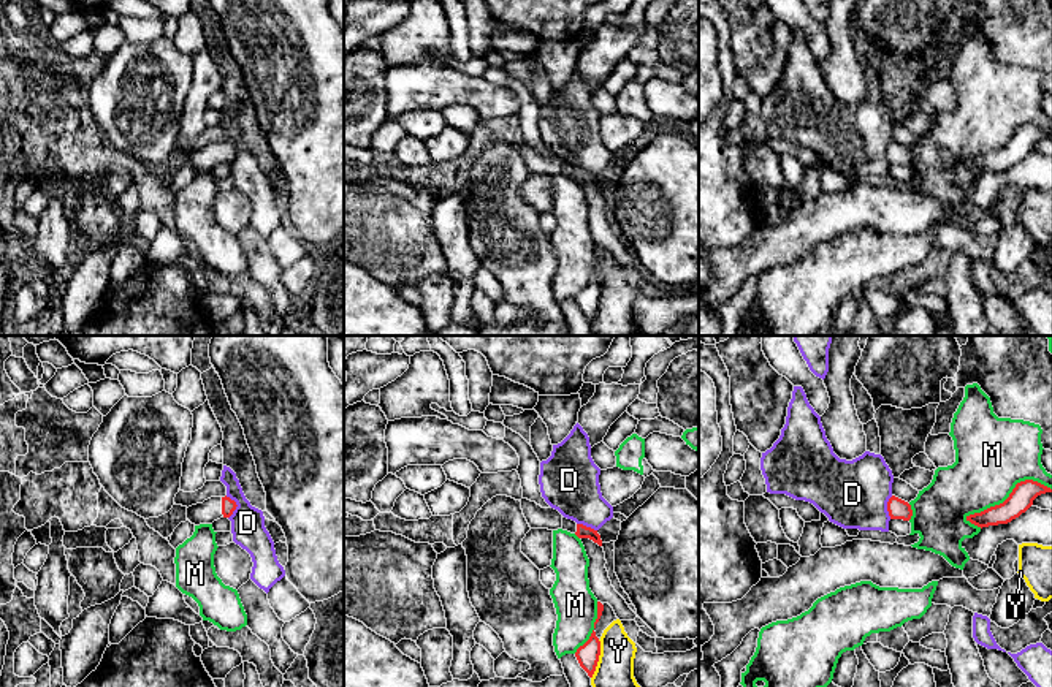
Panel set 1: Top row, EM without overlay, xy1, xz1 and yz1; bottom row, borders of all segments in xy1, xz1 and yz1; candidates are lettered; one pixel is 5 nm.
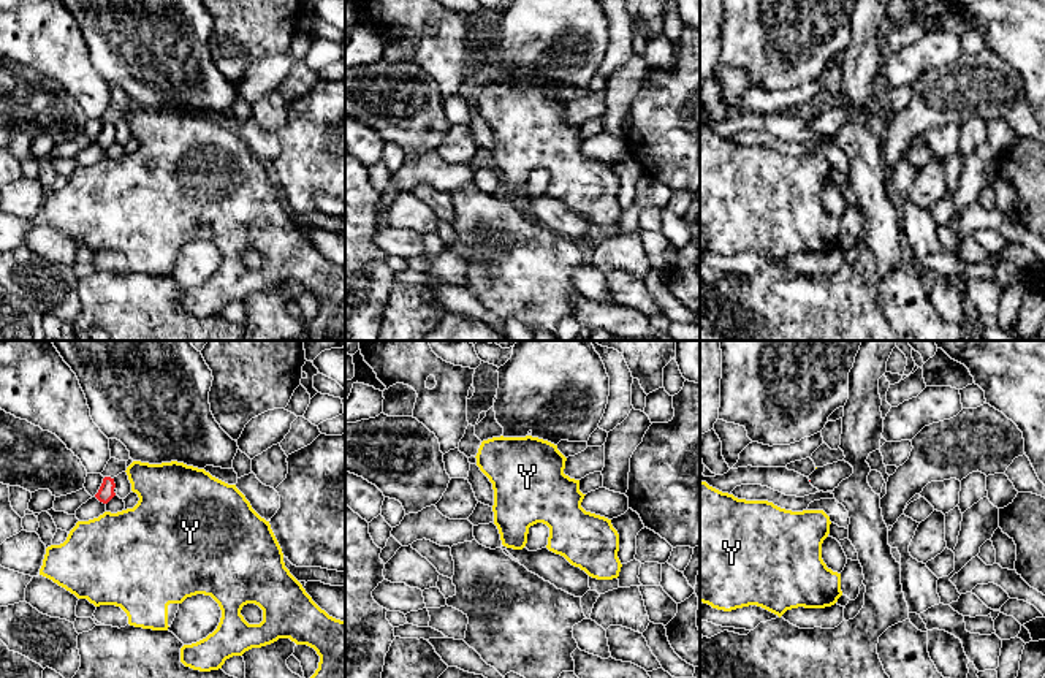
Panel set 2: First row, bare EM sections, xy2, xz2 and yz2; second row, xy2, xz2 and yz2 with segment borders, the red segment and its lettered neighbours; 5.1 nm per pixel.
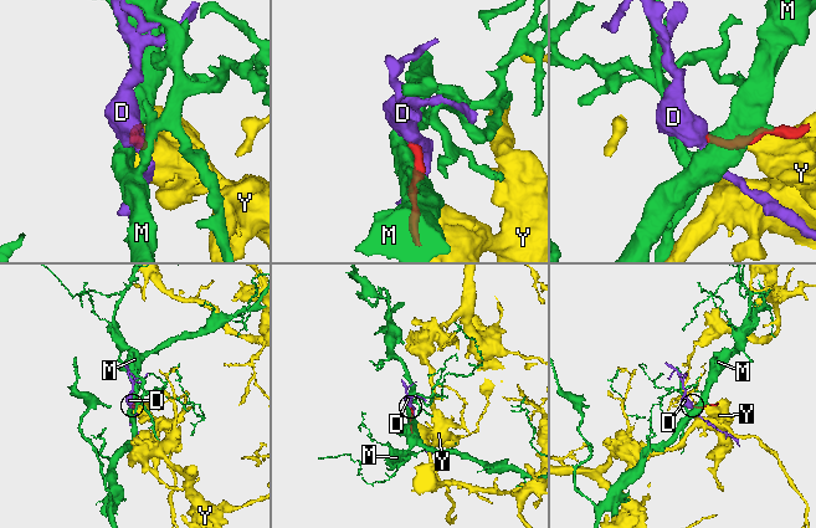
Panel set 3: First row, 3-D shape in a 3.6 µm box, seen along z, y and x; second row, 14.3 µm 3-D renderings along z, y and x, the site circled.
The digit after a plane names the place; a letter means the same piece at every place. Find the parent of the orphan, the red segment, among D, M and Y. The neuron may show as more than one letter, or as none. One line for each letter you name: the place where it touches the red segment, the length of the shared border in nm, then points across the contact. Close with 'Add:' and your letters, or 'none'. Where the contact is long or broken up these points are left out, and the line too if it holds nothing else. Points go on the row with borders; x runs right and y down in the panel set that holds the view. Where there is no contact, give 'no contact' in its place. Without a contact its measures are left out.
Add: none

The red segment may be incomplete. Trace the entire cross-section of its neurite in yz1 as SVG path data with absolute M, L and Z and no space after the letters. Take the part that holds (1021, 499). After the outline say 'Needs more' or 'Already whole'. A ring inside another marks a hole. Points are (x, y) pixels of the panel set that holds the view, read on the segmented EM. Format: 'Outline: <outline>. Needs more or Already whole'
Outline: M1033 480L1020 481L1003 503L970 514L966 516L966 521L981 529L1008 524L1025 513L1033 505L1033 500L1046 492L1052 492L1052 489Z. Already whole

